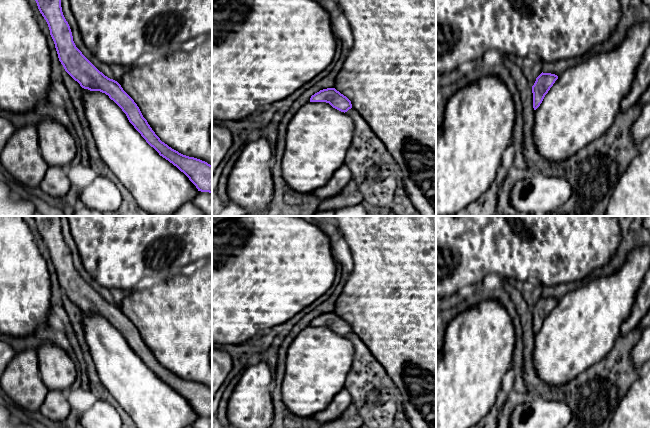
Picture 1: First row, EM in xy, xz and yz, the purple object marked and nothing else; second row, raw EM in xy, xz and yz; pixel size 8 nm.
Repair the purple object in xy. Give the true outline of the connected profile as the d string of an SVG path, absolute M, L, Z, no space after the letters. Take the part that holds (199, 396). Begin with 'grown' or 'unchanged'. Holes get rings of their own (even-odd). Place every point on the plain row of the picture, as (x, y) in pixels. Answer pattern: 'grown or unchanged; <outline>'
unchanged; M34 216L38 233L46 244L59 285L65 295L84 313L109 320L126 338L129 346L160 380L183 396L198 415L212 417L212 389L172 373L155 358L134 324L121 309L100 296L76 271L61 231L59 216Z

